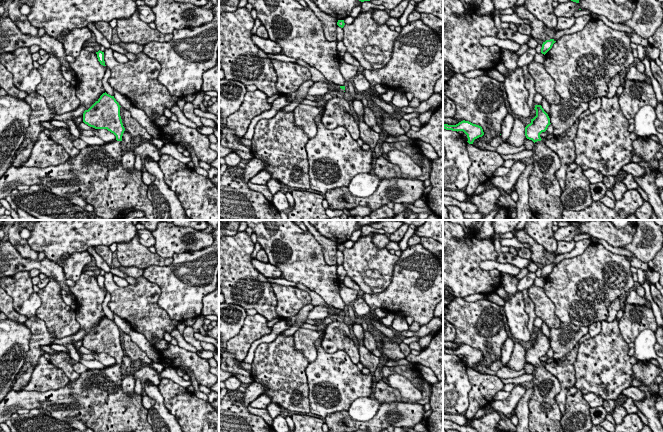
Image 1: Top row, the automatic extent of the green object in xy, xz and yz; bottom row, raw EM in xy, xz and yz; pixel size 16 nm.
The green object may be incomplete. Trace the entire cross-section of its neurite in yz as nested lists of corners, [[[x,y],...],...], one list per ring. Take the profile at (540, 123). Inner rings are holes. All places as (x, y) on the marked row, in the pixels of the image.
[[[535,105],[534,109],[536,116],[525,127],[526,138],[535,143],[532,157],[534,167],[528,180],[529,206],[533,216],[539,220],[563,220],[561,187],[556,177],[561,161],[540,137],[551,124],[550,118],[541,105]]]

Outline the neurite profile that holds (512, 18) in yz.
[[[513,13],[510,15],[501,15],[501,21],[505,22],[505,23],[514,23],[517,26],[521,25],[521,24],[530,24],[529,20],[522,20],[521,18],[518,17],[517,14]]]

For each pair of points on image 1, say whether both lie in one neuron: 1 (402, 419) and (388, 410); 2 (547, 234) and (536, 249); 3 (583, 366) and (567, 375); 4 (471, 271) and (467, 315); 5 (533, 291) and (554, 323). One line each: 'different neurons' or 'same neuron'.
1: same neuron
2: different neurons
3: different neurons
4: different neurons
5: same neuron

